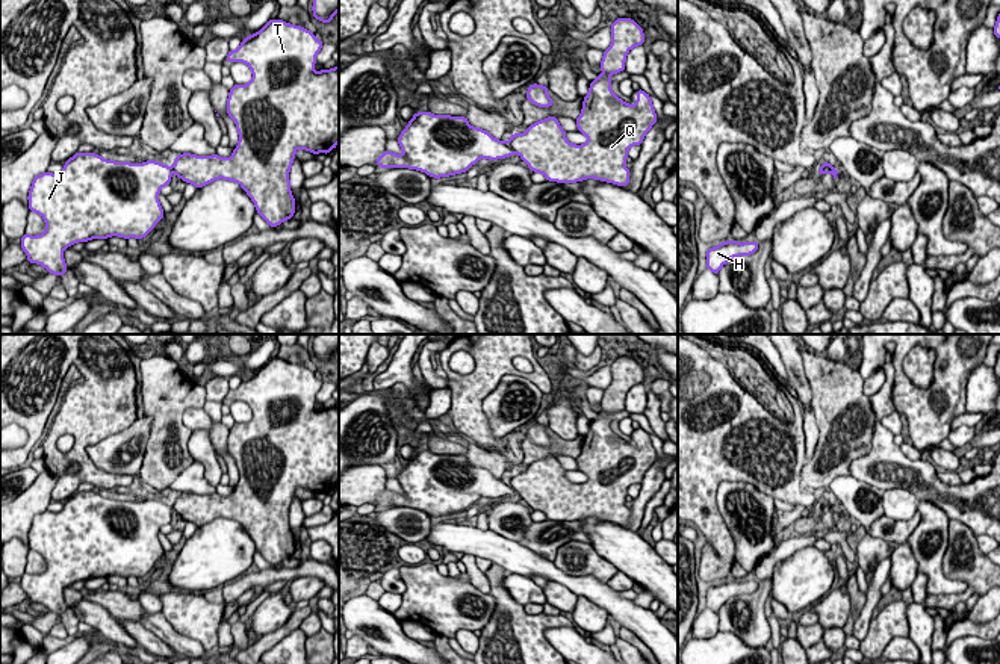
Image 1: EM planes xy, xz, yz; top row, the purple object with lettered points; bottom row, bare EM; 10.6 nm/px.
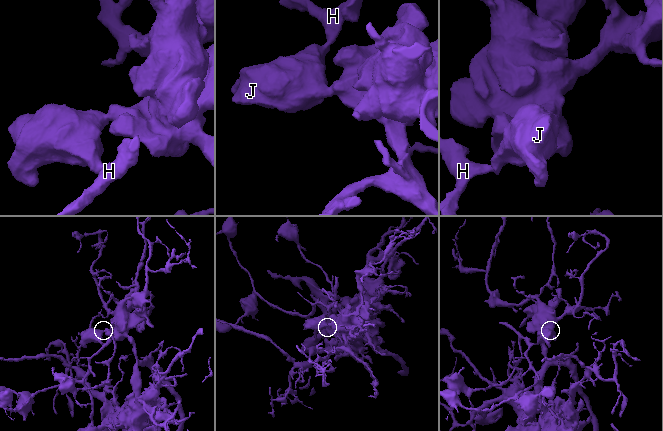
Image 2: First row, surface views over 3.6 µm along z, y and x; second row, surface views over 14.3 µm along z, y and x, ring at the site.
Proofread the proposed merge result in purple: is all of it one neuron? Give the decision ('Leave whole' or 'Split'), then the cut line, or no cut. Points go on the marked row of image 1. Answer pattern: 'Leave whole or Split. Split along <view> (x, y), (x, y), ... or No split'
Split. Split along xz (507, 142), (515, 152)

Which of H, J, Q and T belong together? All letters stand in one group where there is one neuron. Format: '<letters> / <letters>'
H J / Q T

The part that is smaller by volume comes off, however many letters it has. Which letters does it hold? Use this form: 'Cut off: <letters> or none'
Cut off: H, J

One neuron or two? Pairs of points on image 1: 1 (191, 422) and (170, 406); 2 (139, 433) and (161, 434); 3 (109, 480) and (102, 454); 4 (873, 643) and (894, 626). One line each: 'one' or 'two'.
1: two
2: two
3: two
4: one

